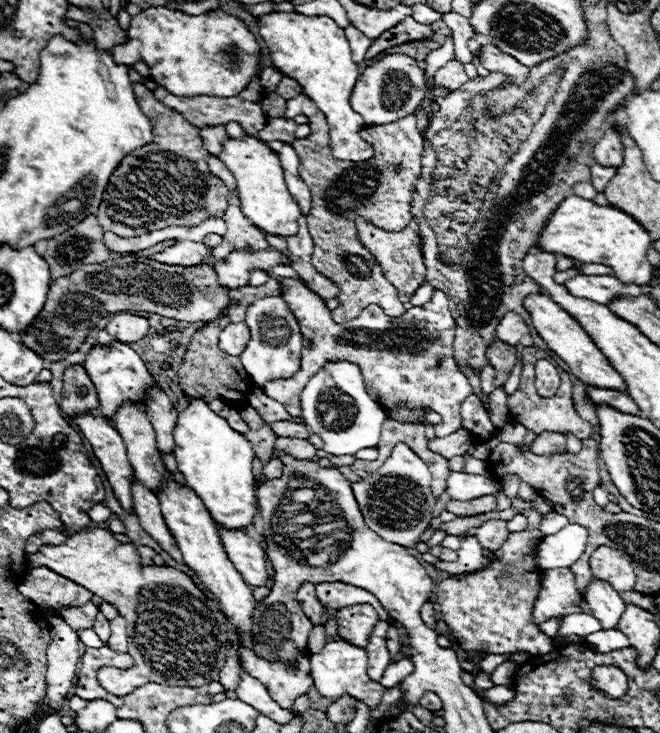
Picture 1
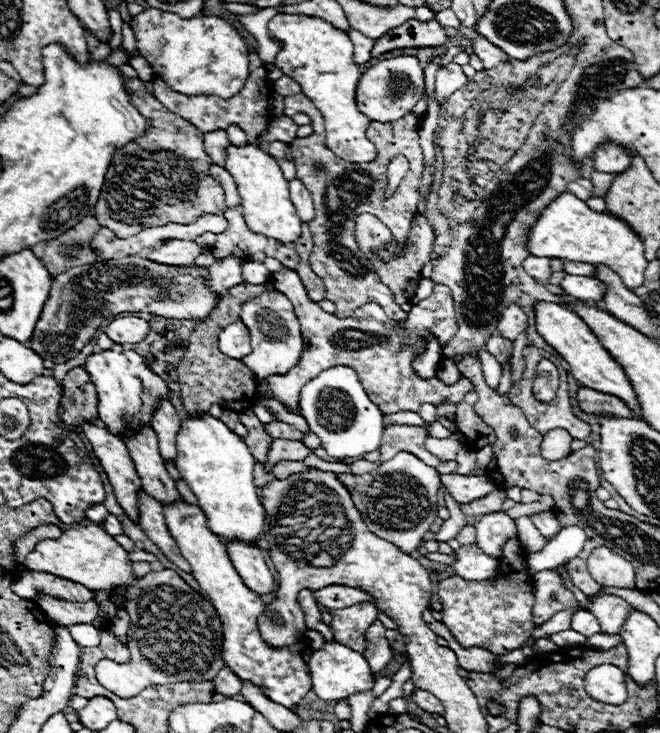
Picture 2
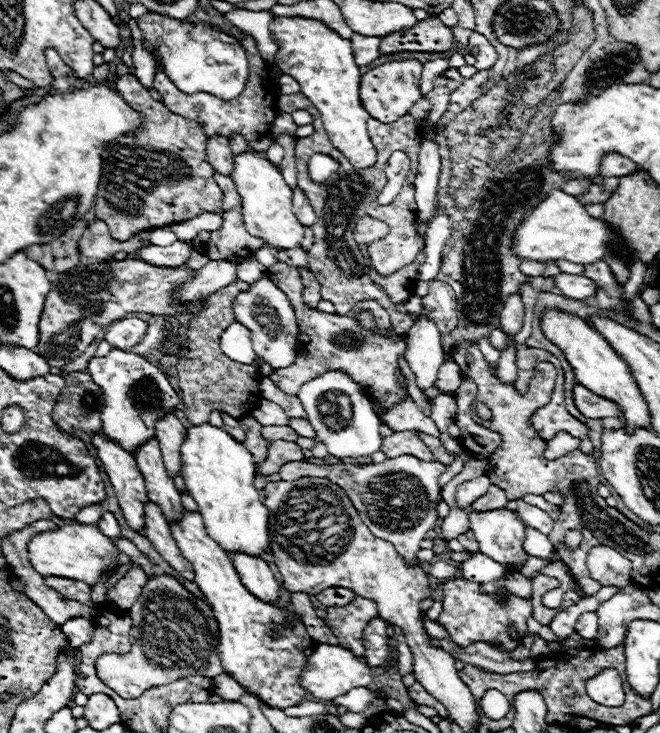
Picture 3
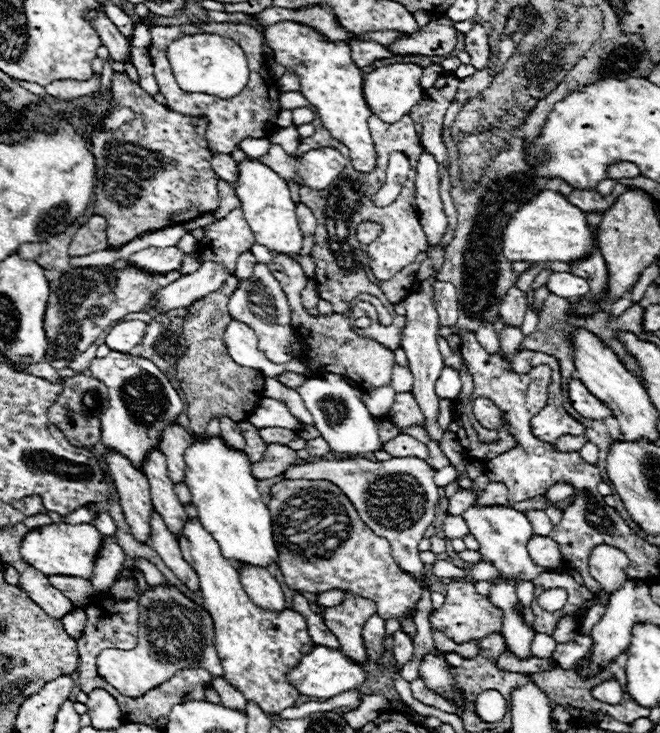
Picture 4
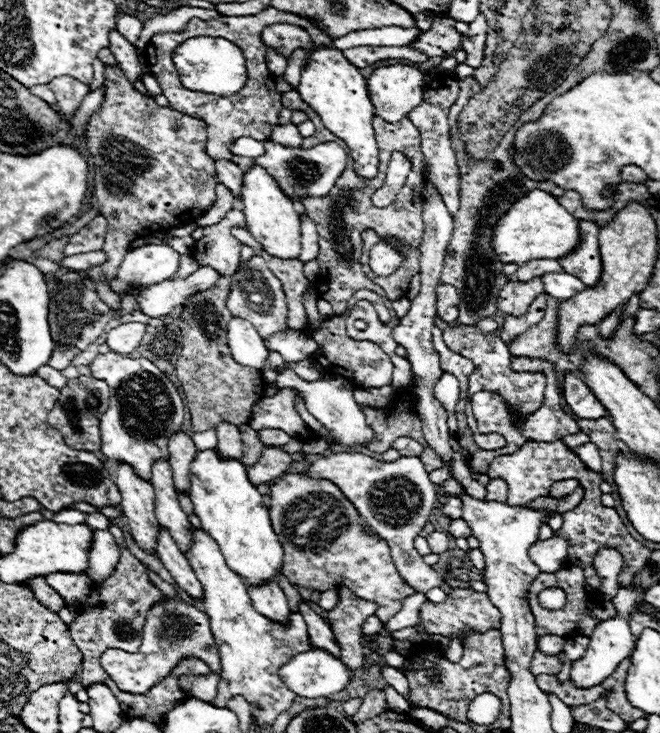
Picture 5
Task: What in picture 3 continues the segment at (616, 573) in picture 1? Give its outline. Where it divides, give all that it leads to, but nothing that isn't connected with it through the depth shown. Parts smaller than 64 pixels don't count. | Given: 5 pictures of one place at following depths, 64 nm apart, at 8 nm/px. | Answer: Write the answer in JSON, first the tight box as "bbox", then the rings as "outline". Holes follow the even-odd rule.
{"bbox":[588,546,632,588],"outline":[[[596,546],[588,554],[588,570],[592,578],[596,578],[596,582],[600,582],[602,586],[624,588],[632,584],[630,568],[632,564],[628,562],[628,558],[624,558],[610,546]]]}

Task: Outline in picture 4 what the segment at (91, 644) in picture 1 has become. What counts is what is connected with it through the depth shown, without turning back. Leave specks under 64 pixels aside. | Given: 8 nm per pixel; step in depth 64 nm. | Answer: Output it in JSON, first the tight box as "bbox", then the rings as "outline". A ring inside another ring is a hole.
{"bbox":[62,608,86,638],"outline":[[[74,608],[66,616],[62,616],[62,624],[64,624],[64,628],[68,630],[68,634],[72,638],[80,636],[80,630],[82,630],[84,622],[86,622],[86,614],[84,614],[82,608]]]}

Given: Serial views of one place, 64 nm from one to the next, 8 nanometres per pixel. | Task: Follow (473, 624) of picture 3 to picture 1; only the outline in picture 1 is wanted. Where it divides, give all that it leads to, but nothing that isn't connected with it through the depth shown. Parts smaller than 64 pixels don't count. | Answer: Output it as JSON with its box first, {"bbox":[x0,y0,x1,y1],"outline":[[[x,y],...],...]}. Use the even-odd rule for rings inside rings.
{"bbox":[436,498,556,654],"outline":[[[514,498],[514,508],[524,510],[524,516],[530,520],[530,528],[524,532],[514,532],[506,538],[506,542],[500,546],[500,584],[496,576],[478,576],[472,574],[468,578],[446,578],[436,588],[436,602],[442,606],[442,620],[452,630],[452,634],[458,638],[460,646],[464,650],[480,650],[486,654],[506,654],[506,652],[552,652],[556,644],[538,630],[538,626],[532,622],[532,608],[534,600],[540,592],[540,572],[534,564],[536,546],[542,540],[542,534],[538,530],[540,526],[540,514],[530,510],[530,504]]]}

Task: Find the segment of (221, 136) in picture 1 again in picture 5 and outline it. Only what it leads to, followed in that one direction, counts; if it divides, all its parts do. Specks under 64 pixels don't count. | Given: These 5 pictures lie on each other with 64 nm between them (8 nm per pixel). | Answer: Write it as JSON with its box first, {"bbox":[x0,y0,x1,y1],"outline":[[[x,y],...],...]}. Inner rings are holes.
{"bbox":[216,162,244,198],"outline":[[[216,162],[216,178],[228,190],[232,190],[234,198],[240,198],[242,190],[242,176],[244,172],[234,162]]]}

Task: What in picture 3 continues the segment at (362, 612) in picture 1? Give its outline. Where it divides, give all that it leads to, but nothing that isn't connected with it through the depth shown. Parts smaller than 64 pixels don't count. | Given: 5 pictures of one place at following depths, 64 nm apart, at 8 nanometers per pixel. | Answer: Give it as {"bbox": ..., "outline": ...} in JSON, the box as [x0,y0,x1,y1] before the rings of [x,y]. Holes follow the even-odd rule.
{"bbox":[326,596,378,656],"outline":[[[356,596],[350,604],[342,608],[326,608],[326,624],[336,634],[340,646],[352,650],[356,656],[364,656],[364,626],[378,616],[376,604],[368,598]]]}

